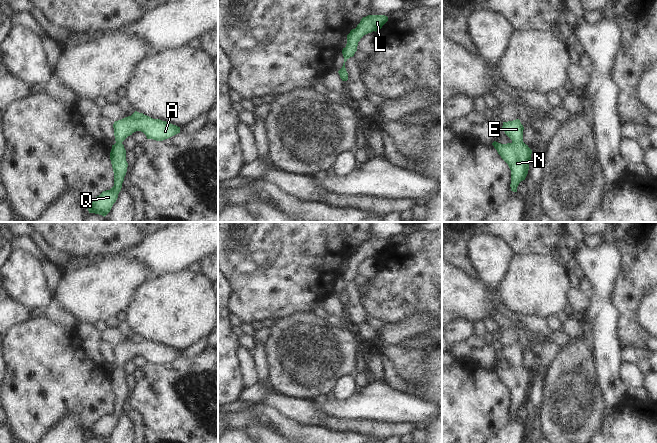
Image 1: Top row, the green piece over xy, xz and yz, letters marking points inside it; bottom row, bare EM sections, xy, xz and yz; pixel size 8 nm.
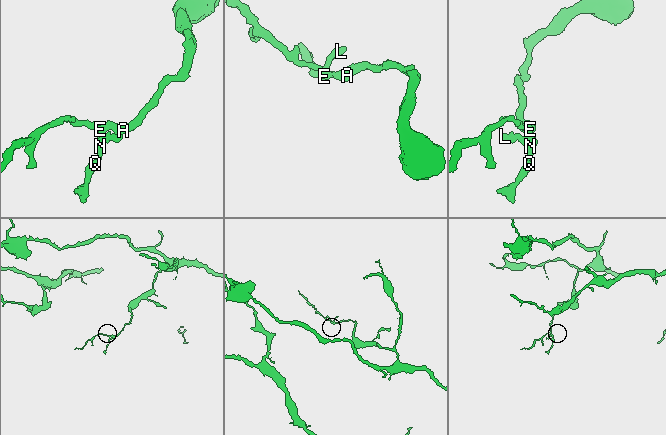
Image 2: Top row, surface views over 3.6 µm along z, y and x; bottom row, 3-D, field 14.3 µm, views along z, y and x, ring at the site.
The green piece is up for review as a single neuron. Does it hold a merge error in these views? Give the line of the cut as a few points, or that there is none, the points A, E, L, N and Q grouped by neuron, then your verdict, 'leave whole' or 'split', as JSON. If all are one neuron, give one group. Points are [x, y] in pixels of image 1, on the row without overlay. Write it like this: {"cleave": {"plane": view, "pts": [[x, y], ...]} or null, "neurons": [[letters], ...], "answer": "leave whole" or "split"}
{"cleave": null, "neurons": [["A", "E", "L", "N", "Q"]], "answer": "leave whole"}

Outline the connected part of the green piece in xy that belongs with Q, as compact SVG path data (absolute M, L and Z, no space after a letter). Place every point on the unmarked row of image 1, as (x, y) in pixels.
M137 335L131 340L115 345L113 352L116 367L112 369L110 384L114 396L114 410L97 420L88 432L89 437L104 441L116 426L127 396L126 374L122 366L136 355L141 355L147 363L156 365L163 365L180 357L180 351L160 343L153 343Z

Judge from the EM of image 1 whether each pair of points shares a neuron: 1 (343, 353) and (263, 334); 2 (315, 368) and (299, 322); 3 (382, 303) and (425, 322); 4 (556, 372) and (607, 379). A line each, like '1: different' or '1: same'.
1: different
2: same
3: different
4: different

